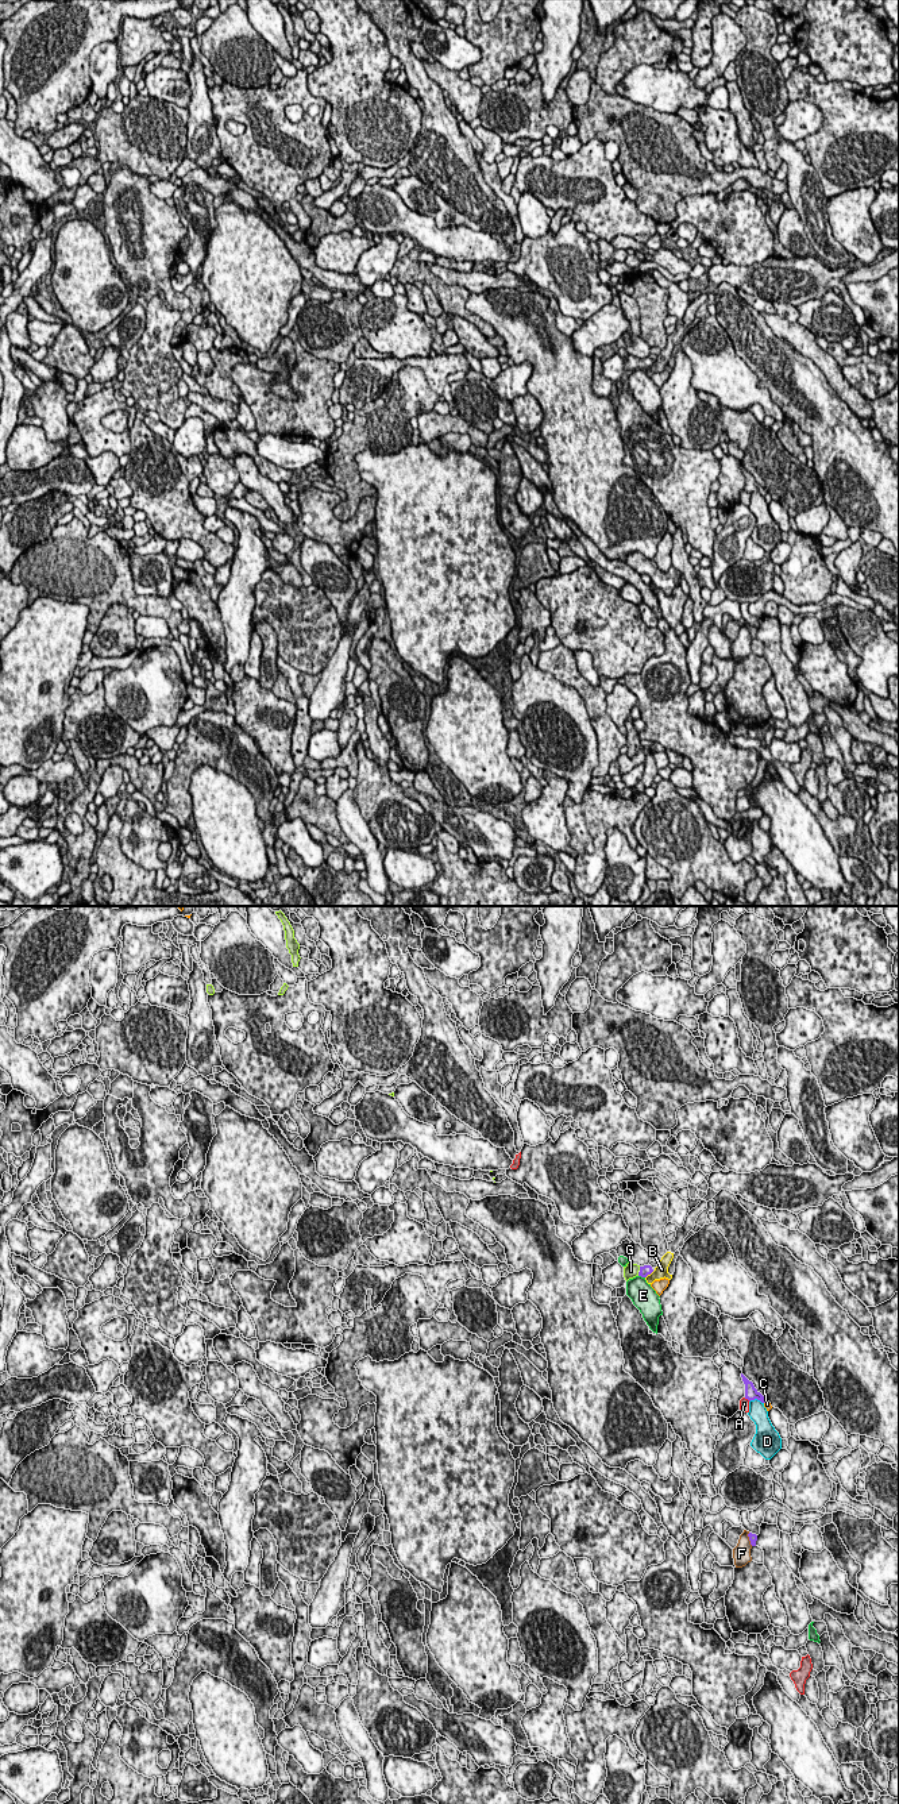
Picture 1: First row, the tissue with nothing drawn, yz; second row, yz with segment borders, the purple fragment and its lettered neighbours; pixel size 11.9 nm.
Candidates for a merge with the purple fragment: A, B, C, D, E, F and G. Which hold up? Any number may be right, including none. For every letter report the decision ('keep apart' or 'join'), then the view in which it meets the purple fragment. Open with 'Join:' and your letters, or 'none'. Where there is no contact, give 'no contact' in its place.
Join: G
A: keep apart; contact in yz
B: keep apart; contact in yz
C: keep apart; no contact
D: keep apart; contact in yz
E: keep apart; contact in yz
F: keep apart; contact in yz
G: join; contact in yz

